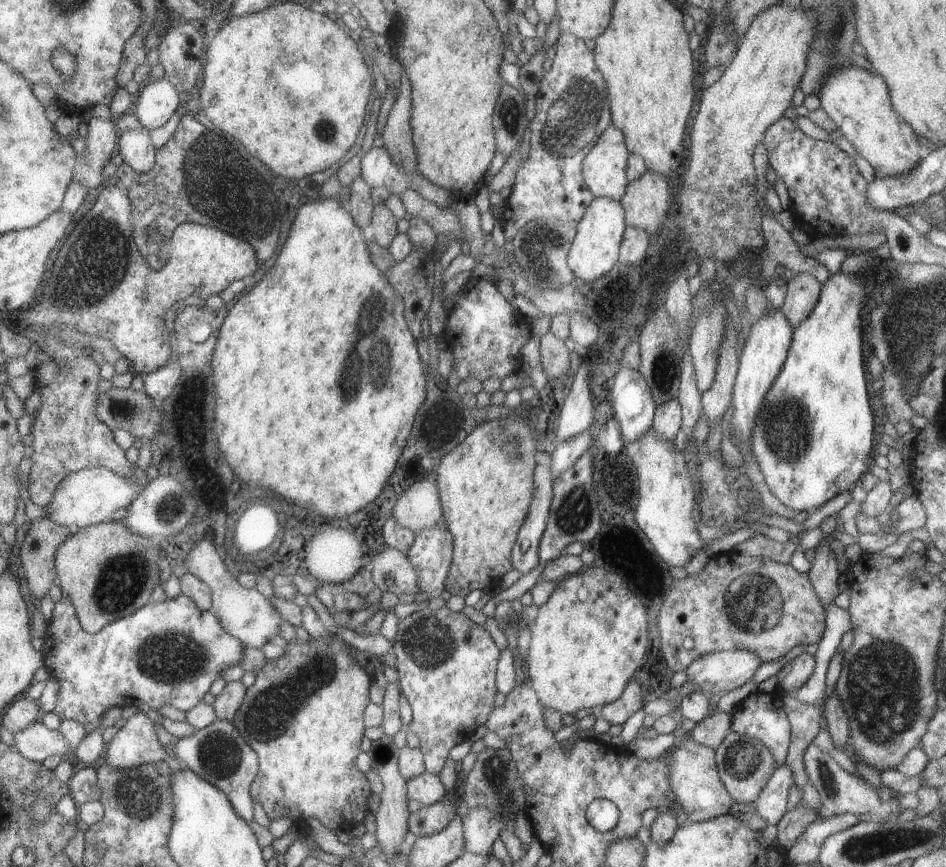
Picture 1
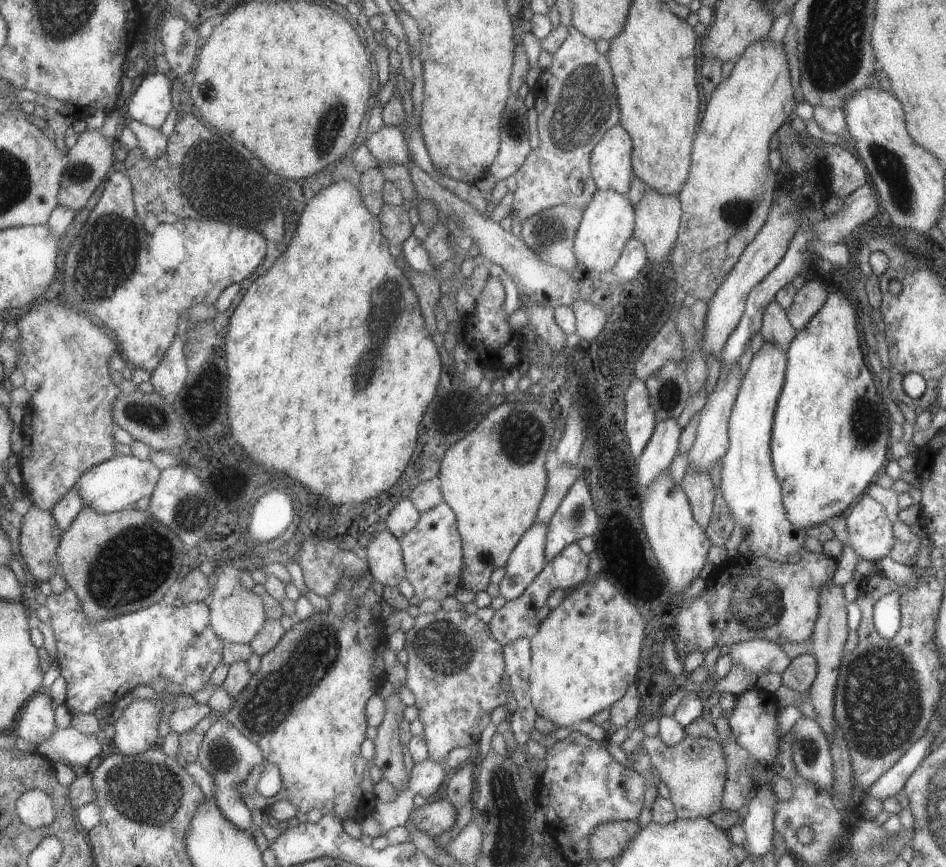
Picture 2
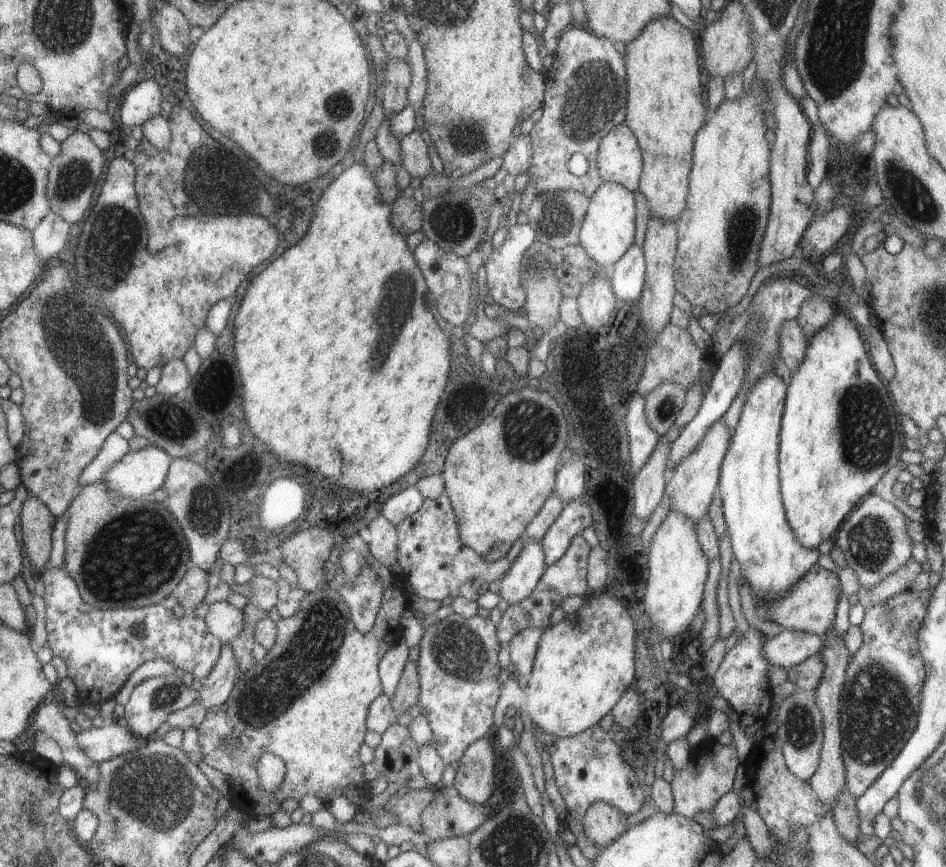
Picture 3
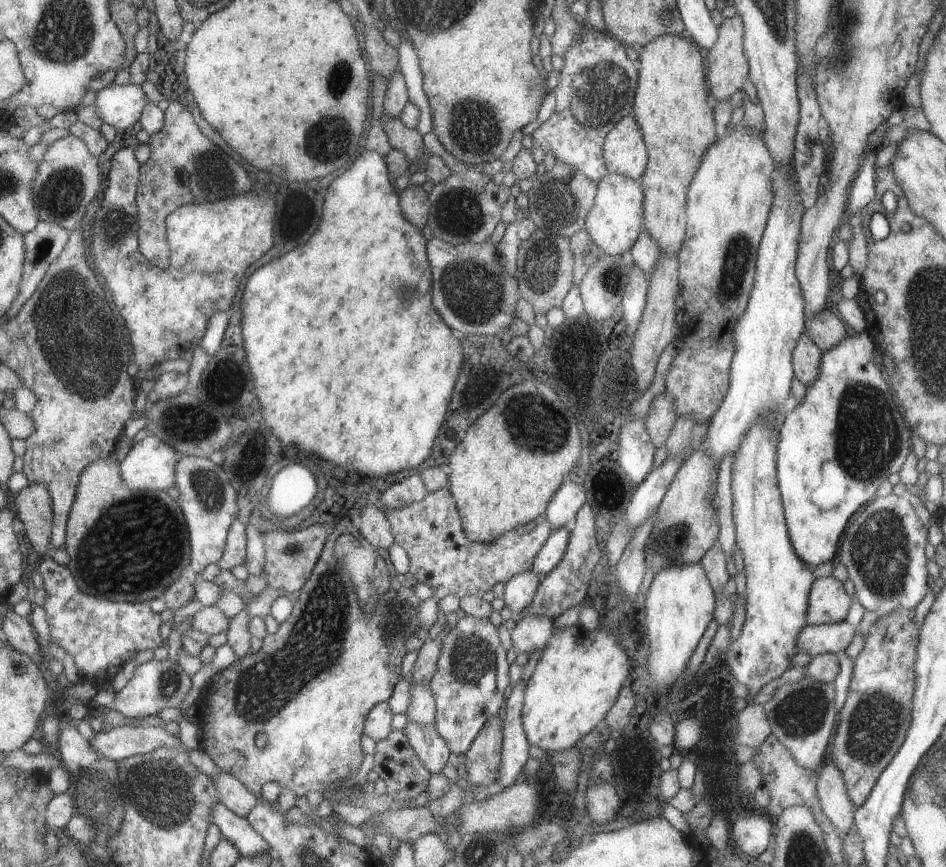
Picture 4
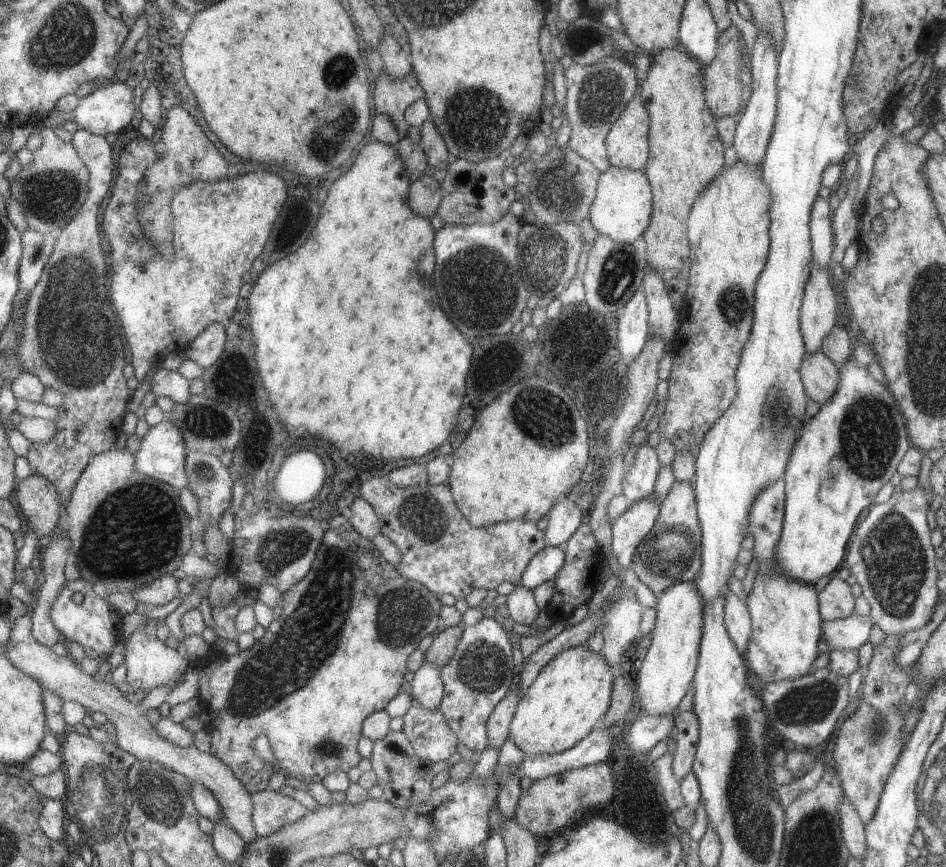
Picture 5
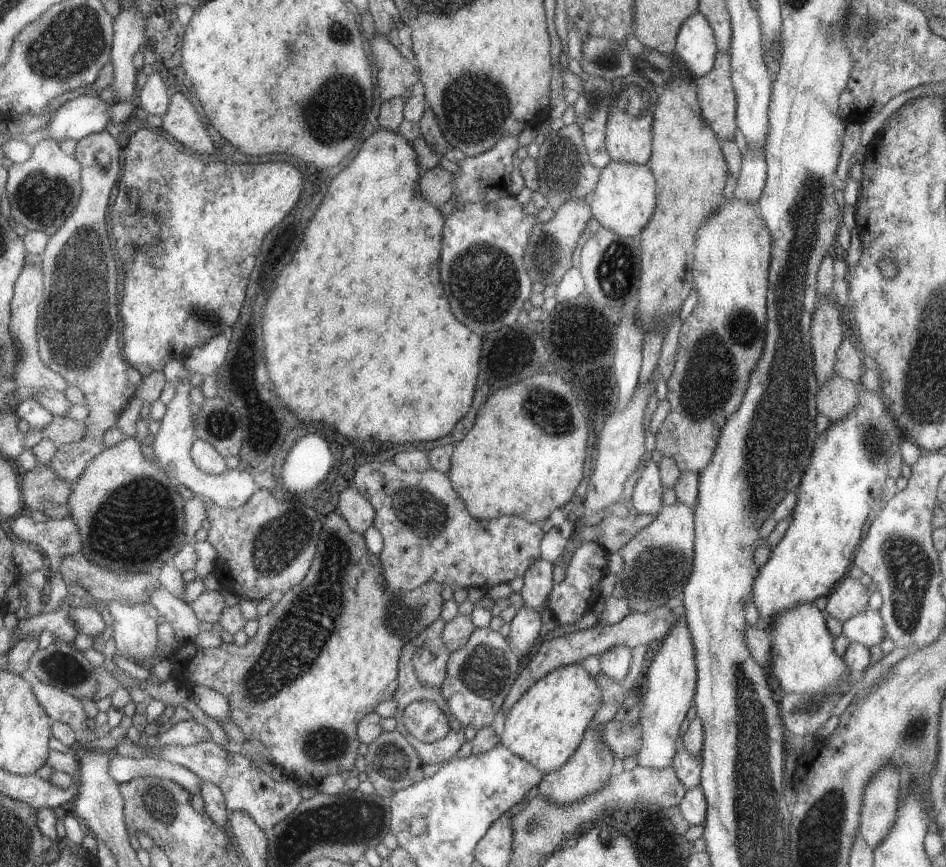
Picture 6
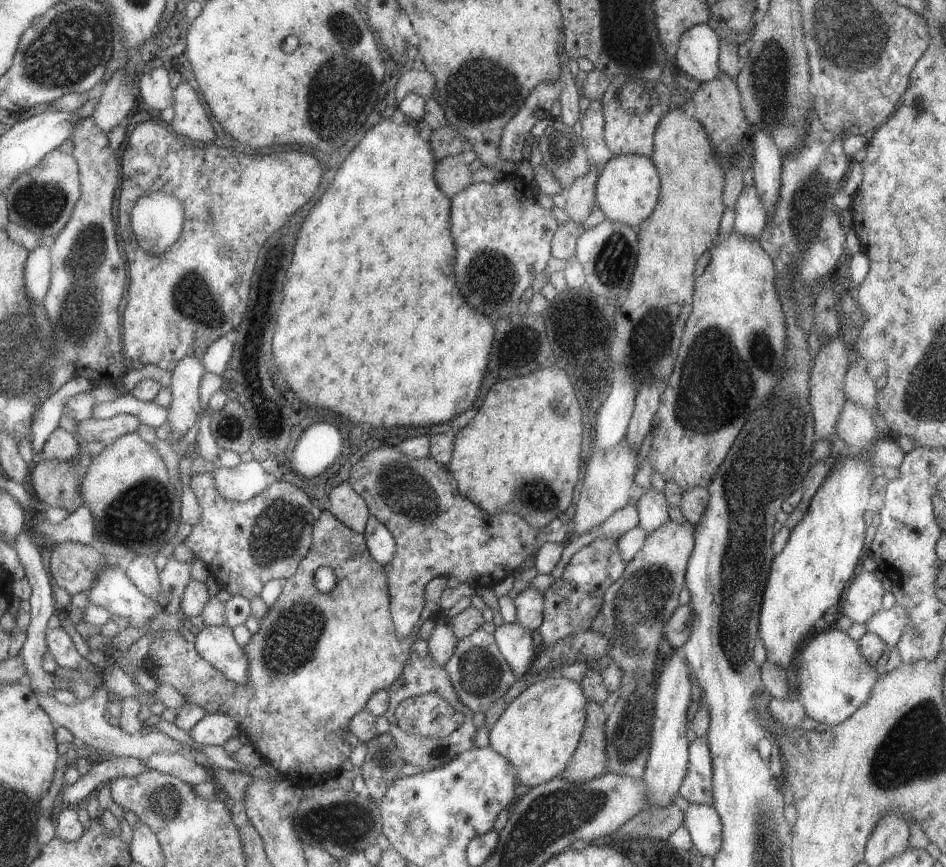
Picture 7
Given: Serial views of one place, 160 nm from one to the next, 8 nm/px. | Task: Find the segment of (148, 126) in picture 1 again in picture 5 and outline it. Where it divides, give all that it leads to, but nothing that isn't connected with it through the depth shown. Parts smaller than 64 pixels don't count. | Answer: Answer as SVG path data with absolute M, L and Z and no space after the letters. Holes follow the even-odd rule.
M115 80L94 89L78 99L69 127L83 129L102 137L108 132L119 134L130 128L134 125L135 112L131 90L123 81Z

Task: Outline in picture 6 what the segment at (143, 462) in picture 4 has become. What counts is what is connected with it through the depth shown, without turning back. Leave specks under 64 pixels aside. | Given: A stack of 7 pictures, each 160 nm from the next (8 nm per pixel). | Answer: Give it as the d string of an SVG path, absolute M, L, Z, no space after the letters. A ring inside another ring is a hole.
M176 358L165 364L162 374L167 382L174 387L173 398L166 405L163 419L159 421L159 431L153 438L153 456L156 464L166 473L175 485L180 484L202 499L211 500L222 509L234 509L246 503L246 500L258 489L252 476L240 467L228 469L224 473L204 474L195 467L190 458L190 448L196 440L194 432L194 406L191 402L190 390L192 388L192 373L185 370L183 360Z

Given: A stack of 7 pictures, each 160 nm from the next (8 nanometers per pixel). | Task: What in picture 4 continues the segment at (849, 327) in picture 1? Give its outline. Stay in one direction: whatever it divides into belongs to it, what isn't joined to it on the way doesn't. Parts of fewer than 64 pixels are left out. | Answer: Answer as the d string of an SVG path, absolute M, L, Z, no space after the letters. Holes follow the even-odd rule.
M861 331L855 336L845 335L841 342L836 342L828 351L822 352L818 362L817 376L805 386L805 393L803 400L798 402L794 408L787 412L784 416L783 422L778 428L778 440L776 442L776 479L778 482L778 489L781 495L782 507L784 510L784 517L791 546L795 554L807 565L813 569L818 564L828 561L835 553L838 552L837 542L839 536L843 532L843 527L847 524L851 514L868 501L875 497L877 487L883 484L889 474L898 472L905 460L905 456L911 450L910 430L907 426L904 416L893 392L890 390L888 383L881 377L883 370L874 365L873 349L877 349L867 331Z

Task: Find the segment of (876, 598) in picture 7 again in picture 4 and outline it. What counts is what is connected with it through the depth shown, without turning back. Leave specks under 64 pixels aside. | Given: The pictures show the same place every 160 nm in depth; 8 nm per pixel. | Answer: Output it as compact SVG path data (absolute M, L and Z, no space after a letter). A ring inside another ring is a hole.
M832 575L814 578L807 595L806 625L838 623L847 616L850 596Z

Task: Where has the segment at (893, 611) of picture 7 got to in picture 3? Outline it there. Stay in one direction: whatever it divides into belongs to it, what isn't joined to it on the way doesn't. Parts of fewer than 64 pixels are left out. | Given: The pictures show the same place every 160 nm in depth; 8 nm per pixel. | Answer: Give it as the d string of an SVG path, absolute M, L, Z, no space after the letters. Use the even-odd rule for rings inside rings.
M784 629L778 635L763 641L762 657L770 666L779 666L787 671L817 653L823 641L824 637L821 635Z

